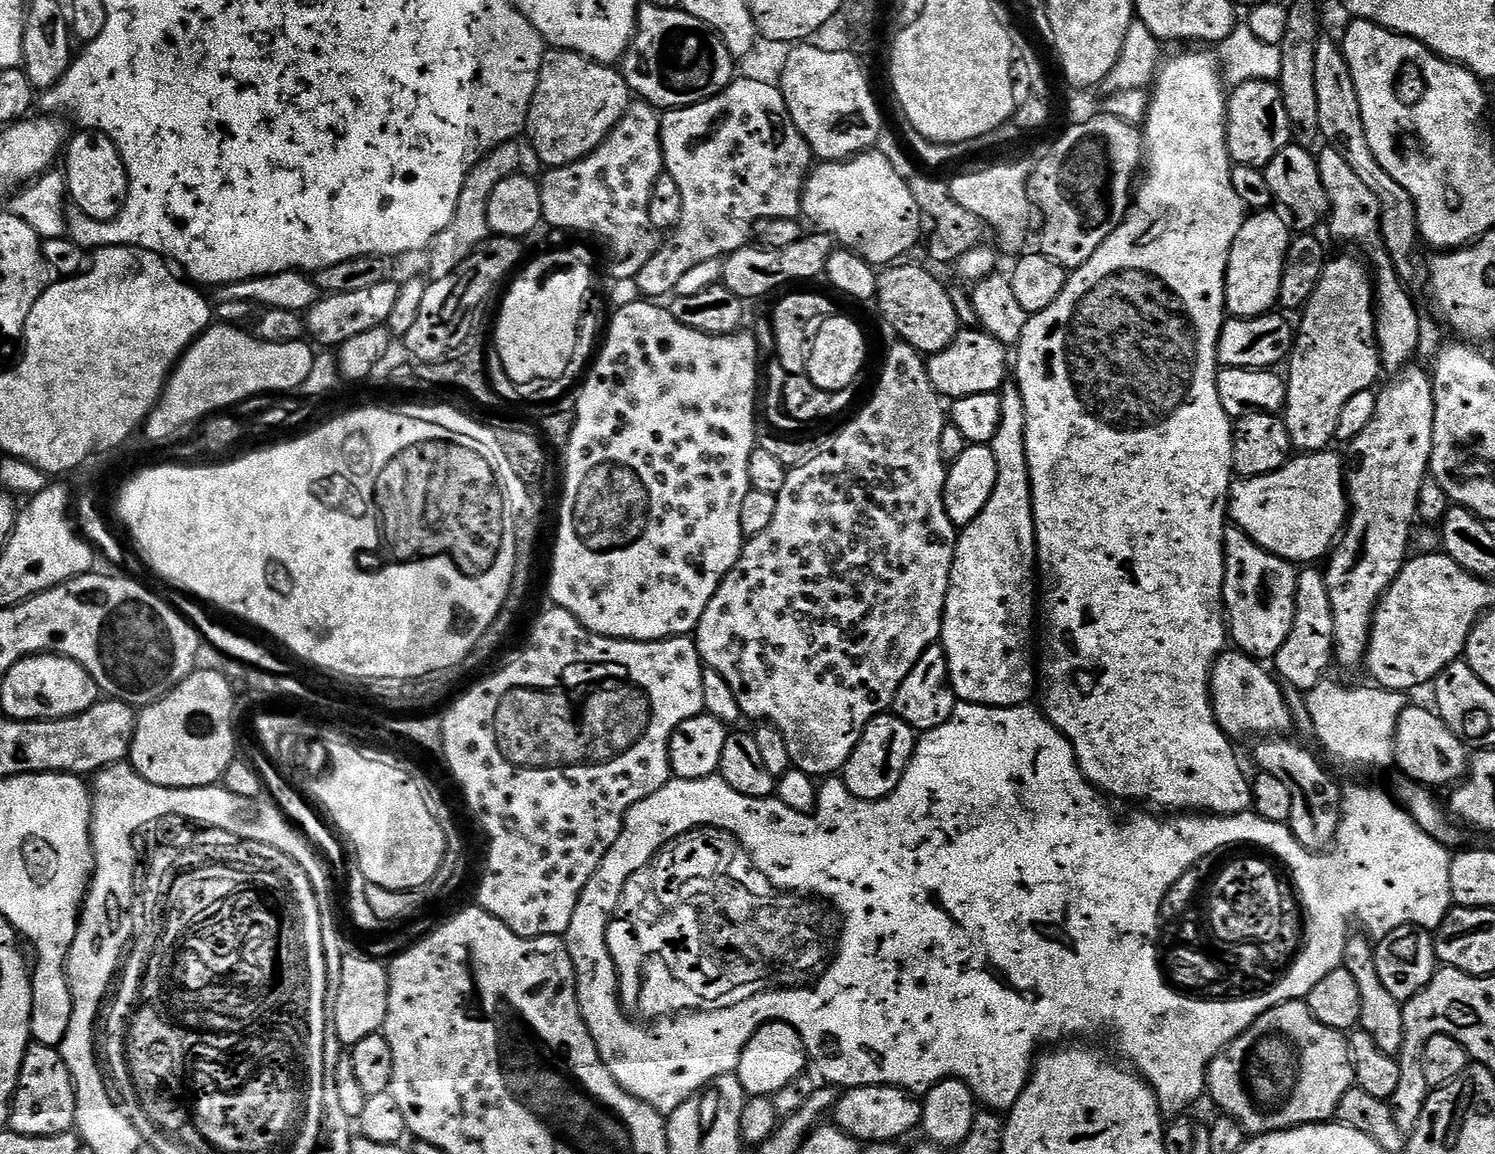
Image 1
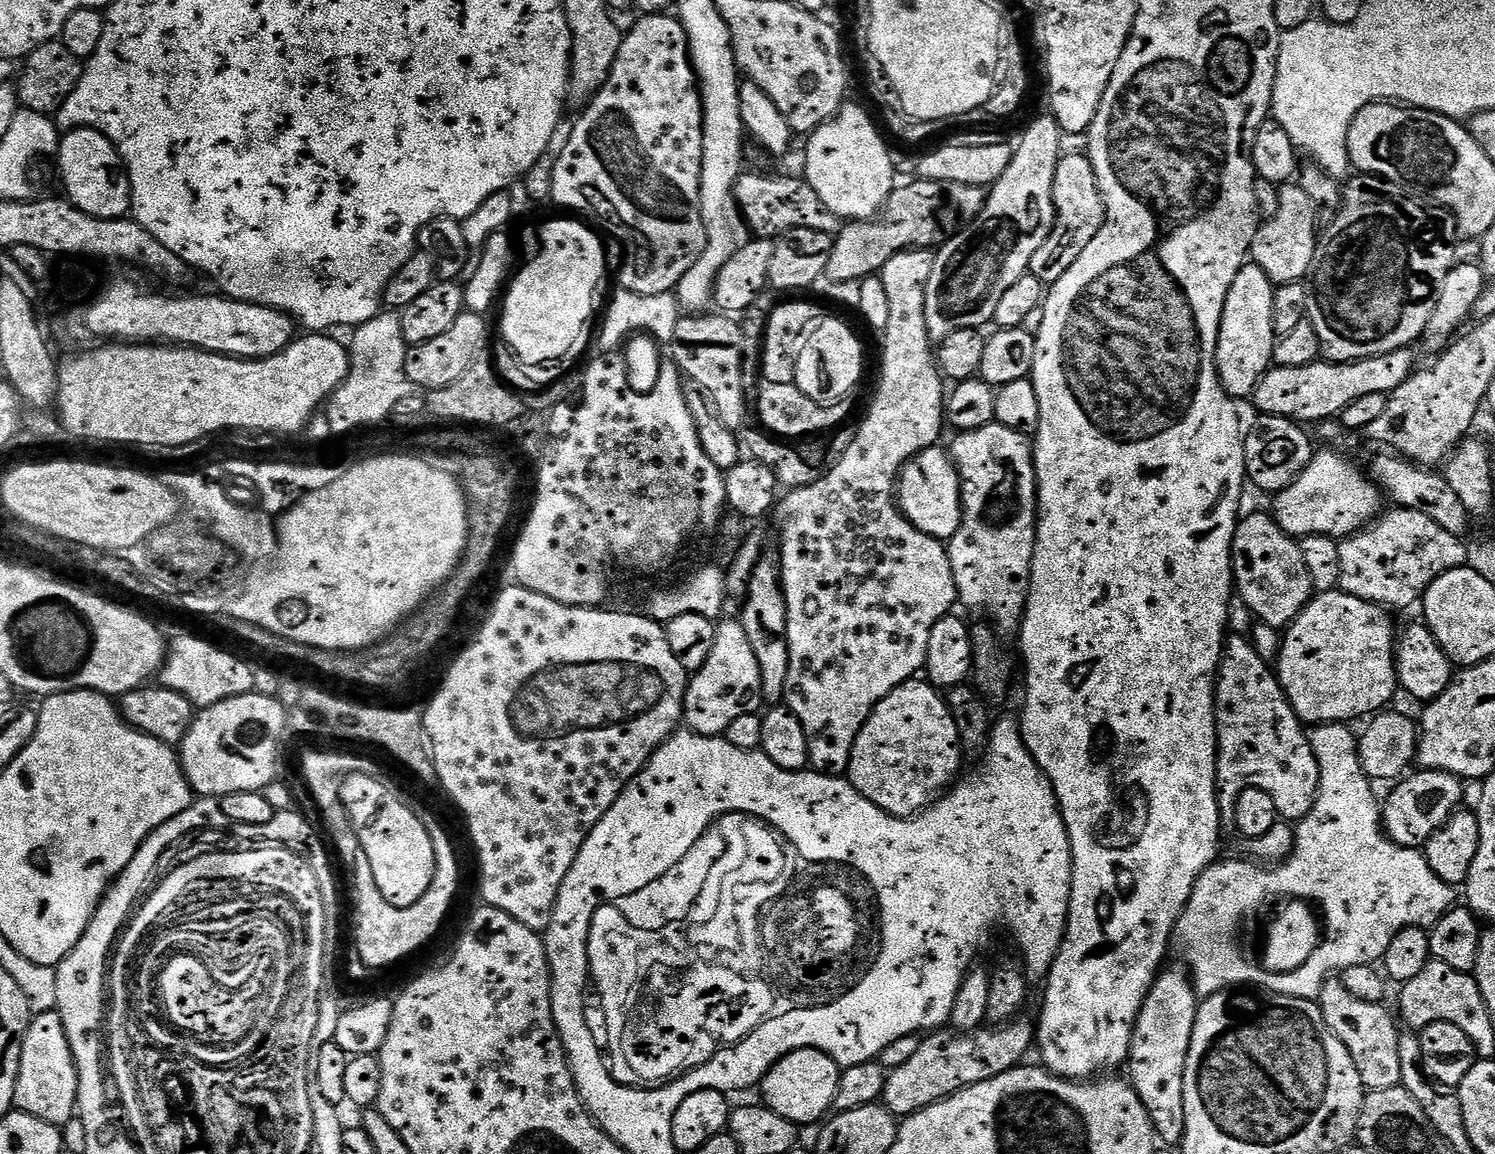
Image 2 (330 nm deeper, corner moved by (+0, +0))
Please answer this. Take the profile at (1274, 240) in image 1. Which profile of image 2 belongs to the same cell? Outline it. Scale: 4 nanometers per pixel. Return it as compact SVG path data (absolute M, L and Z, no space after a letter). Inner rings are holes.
M1251 262L1242 265L1230 286L1216 343L1216 372L1224 391L1233 398L1251 397L1258 382L1273 367L1272 355L1278 339L1272 321L1273 291L1272 279Z

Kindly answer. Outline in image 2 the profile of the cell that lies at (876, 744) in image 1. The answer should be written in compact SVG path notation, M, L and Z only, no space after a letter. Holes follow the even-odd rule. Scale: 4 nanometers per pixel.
M913 678L873 708L852 747L846 776L867 800L889 816L911 818L957 779L960 756L958 726L947 699L923 679Z

